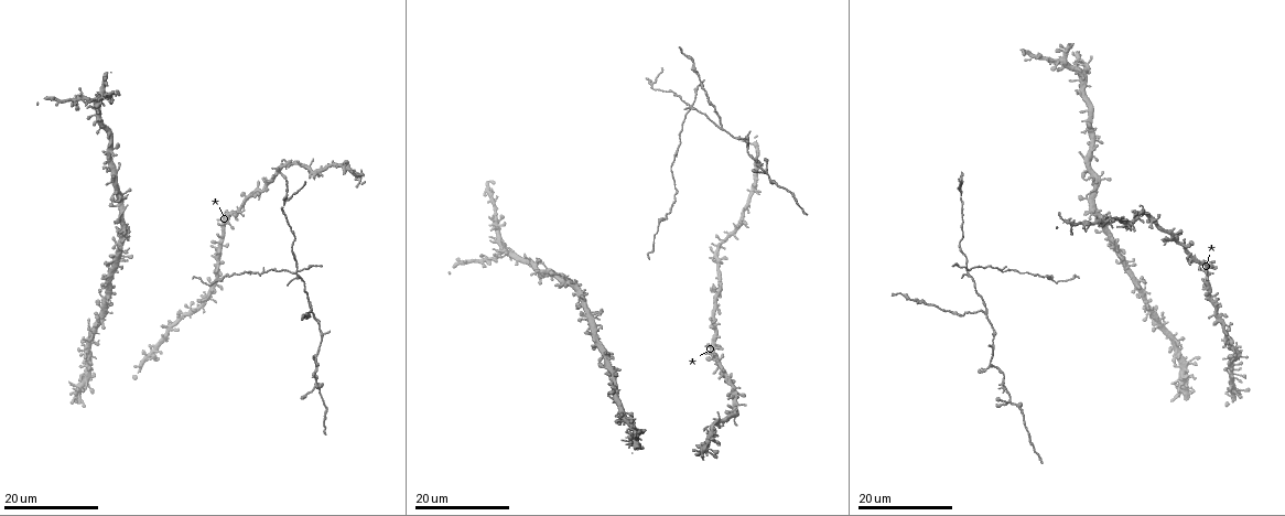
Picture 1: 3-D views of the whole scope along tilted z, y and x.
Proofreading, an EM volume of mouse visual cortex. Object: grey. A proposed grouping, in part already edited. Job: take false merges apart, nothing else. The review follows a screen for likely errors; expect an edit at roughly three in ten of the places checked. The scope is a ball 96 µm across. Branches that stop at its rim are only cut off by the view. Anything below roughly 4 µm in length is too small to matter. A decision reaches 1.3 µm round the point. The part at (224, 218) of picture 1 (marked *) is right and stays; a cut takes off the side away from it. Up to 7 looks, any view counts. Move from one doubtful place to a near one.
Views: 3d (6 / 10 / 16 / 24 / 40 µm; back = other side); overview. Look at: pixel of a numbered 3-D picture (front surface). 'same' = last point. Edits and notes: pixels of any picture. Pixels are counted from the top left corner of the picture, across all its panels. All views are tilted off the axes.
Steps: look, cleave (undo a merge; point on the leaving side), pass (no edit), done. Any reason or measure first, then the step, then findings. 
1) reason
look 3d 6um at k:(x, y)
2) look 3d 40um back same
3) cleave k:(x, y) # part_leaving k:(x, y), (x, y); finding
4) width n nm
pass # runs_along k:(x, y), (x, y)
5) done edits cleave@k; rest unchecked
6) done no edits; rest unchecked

looks like a crossing
look 3d 24um at 1:(297, 274)

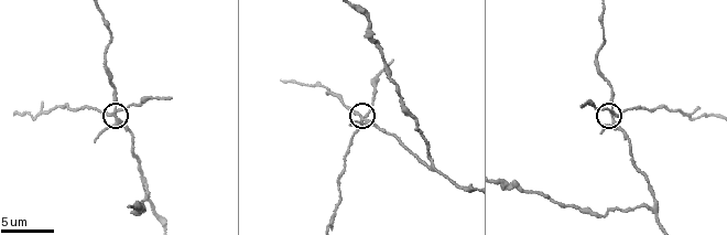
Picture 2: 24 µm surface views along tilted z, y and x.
zoom in
look 3d 6um at 2:(117, 115)

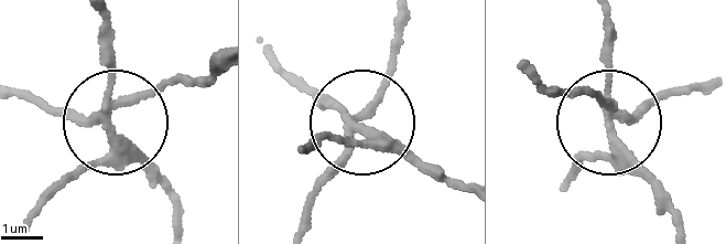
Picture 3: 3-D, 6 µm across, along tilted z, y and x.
other side
look 3d 6um back at 3:(106, 117)

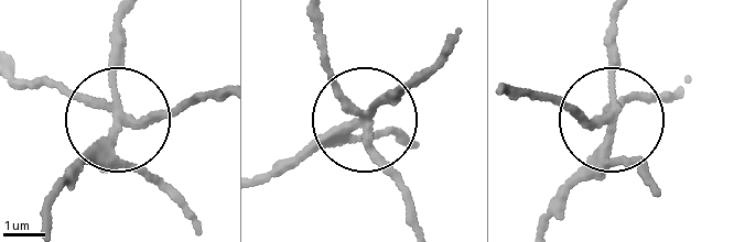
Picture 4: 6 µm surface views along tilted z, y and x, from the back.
width 210 nm
cleave 4:(65, 92) # part_leaving 4:(118, 111), (165, 110), (217, 91); a second cell is stuck on

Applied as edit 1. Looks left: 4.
look overview

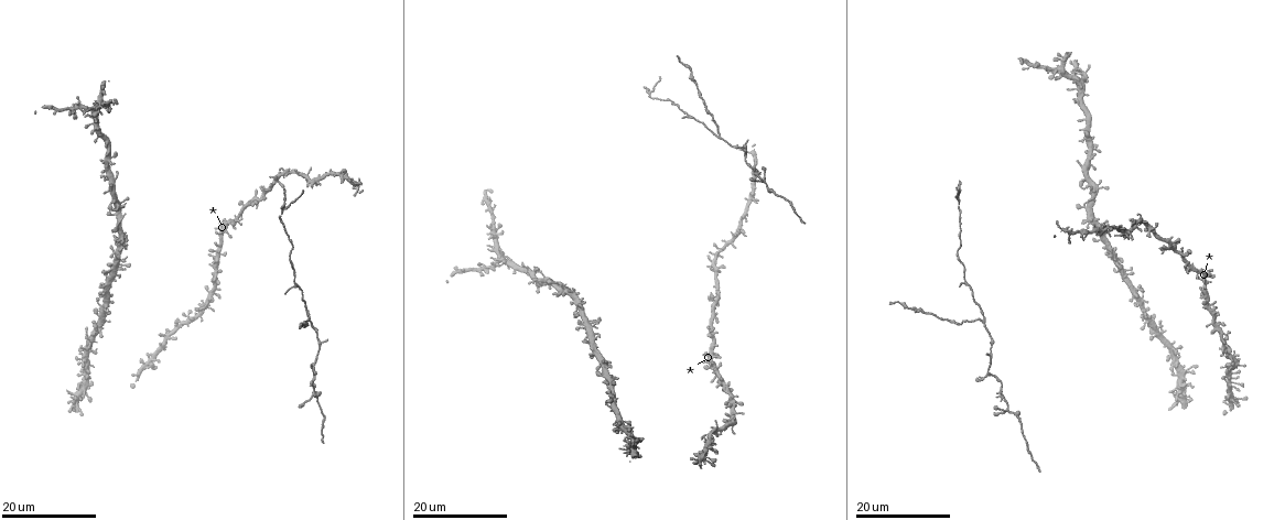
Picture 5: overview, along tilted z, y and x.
a fork
look 3d 24um at 5:(721, 137)

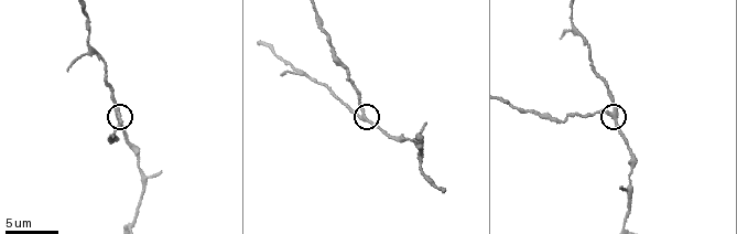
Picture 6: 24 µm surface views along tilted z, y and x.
zoom in
look 3d 10um at 6:(609, 113)

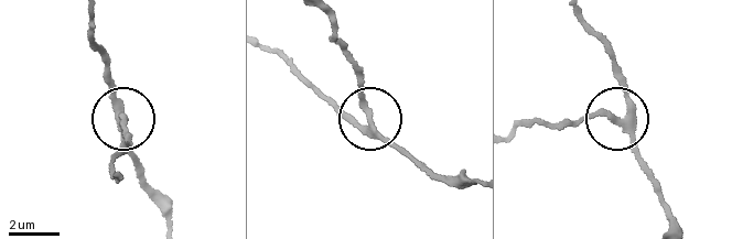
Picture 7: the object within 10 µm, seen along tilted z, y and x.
side_arm 24 um; arms 3
cleave 7:(358, 97) # two cells meet here

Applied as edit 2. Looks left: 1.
done edits cleave@4, cleave@7; rest unchecked

